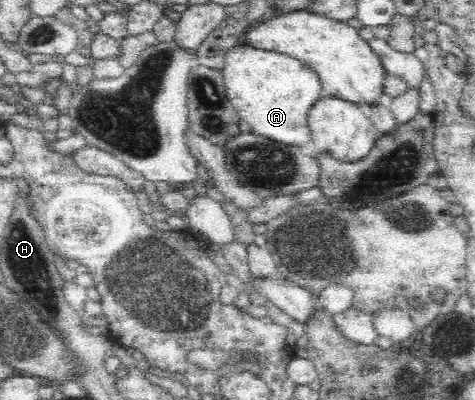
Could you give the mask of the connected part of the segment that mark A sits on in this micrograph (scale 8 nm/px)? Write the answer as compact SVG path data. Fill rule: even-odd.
M242 43L228 50L221 69L226 95L232 101L241 120L247 121L254 134L265 136L290 146L302 146L311 140L308 114L317 100L322 97L320 78L308 66L284 54L272 50L254 48Z

